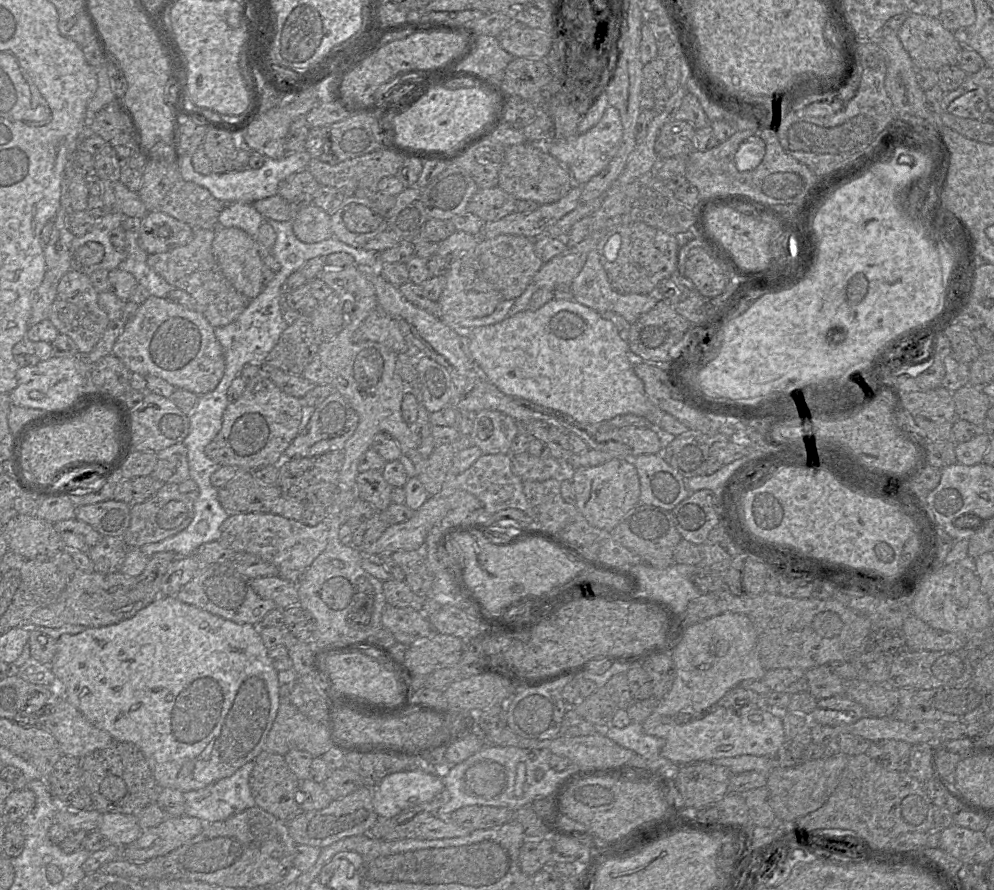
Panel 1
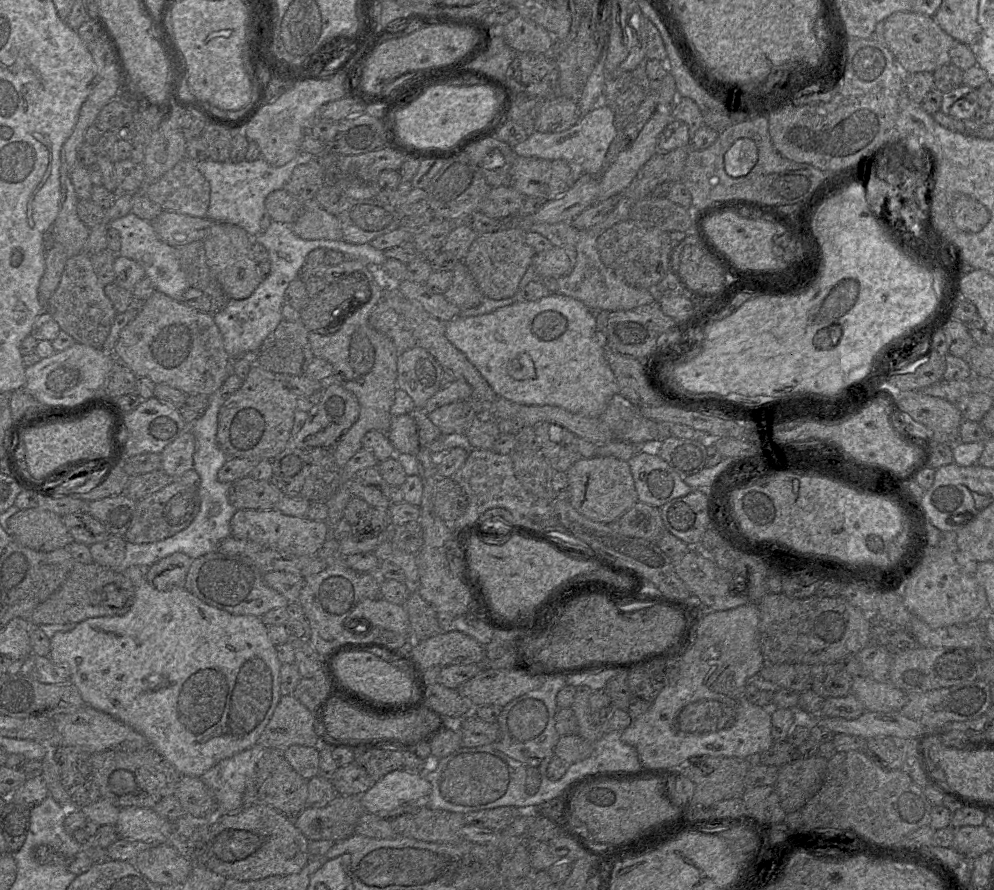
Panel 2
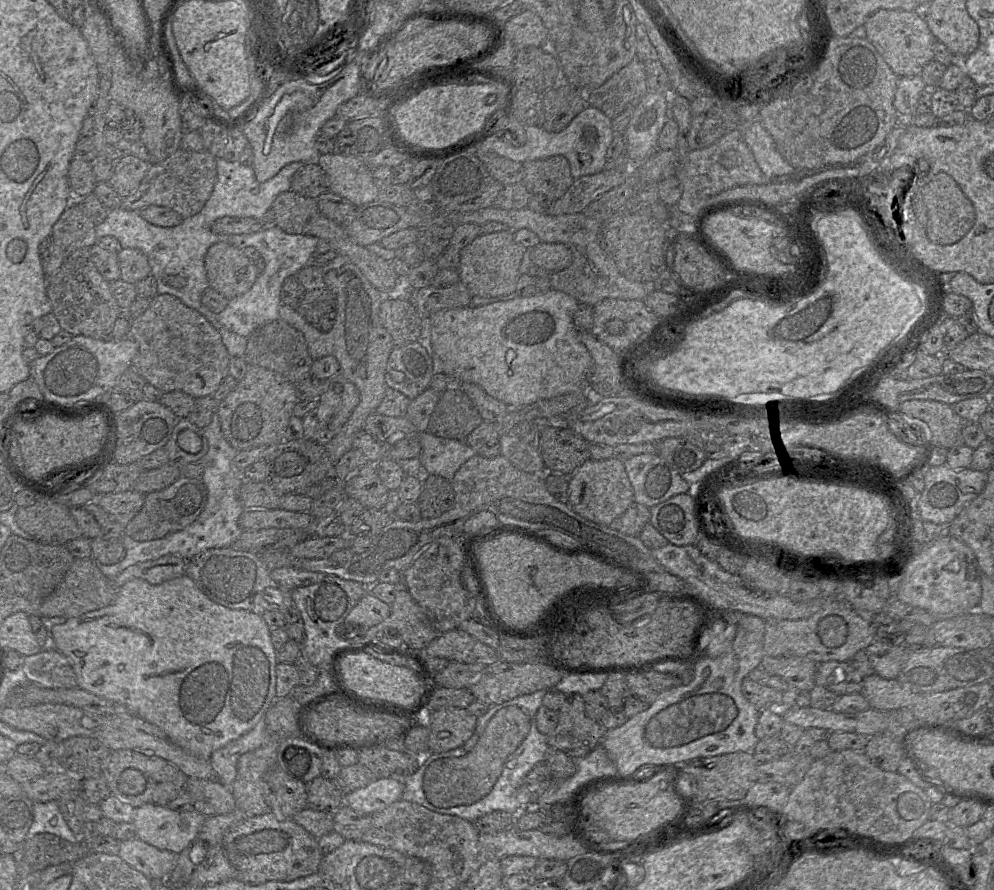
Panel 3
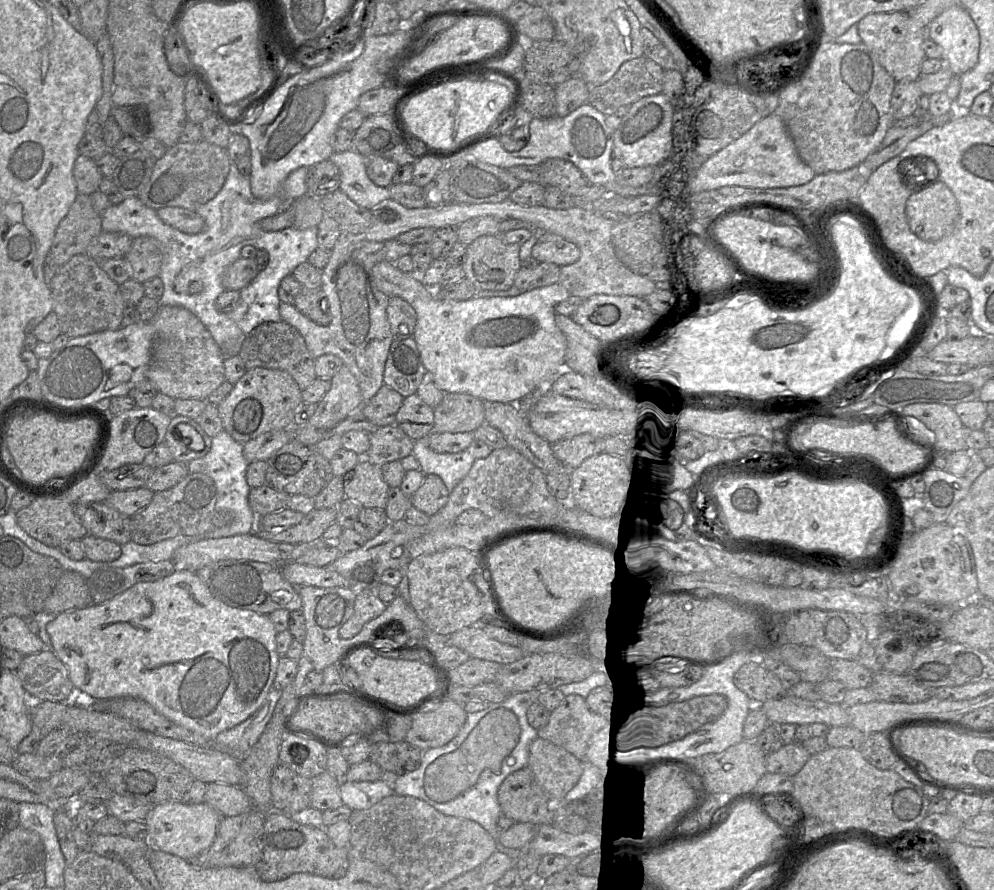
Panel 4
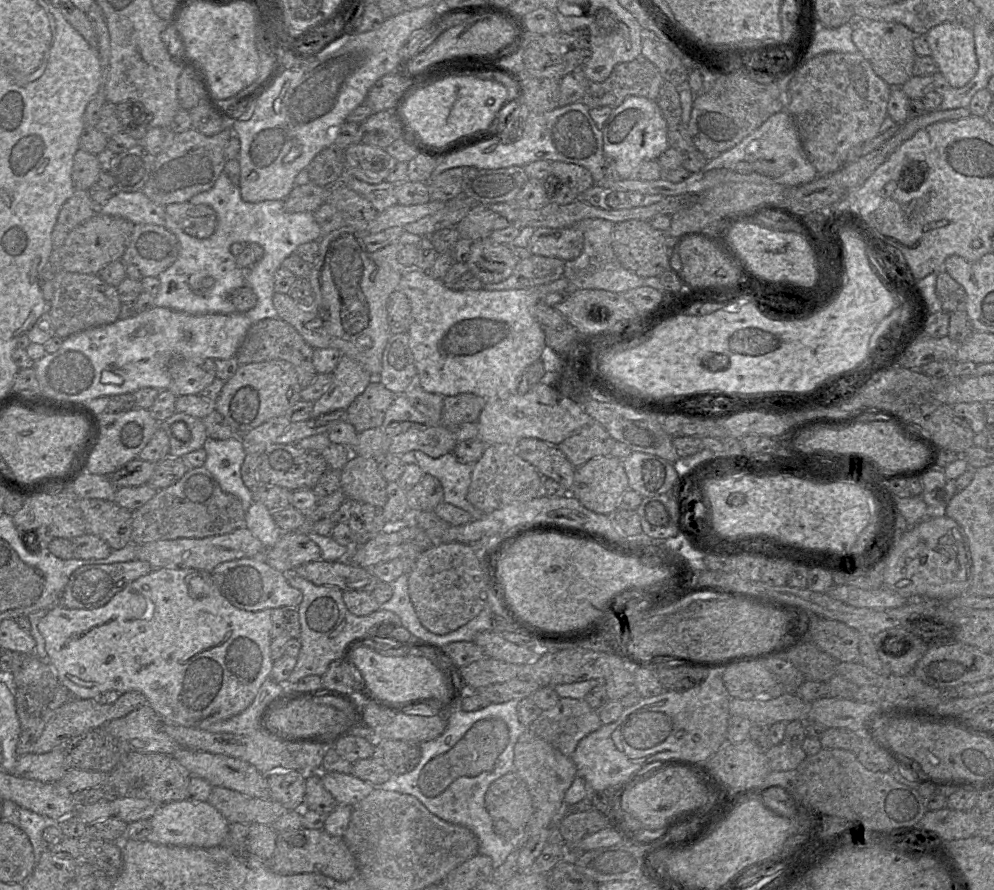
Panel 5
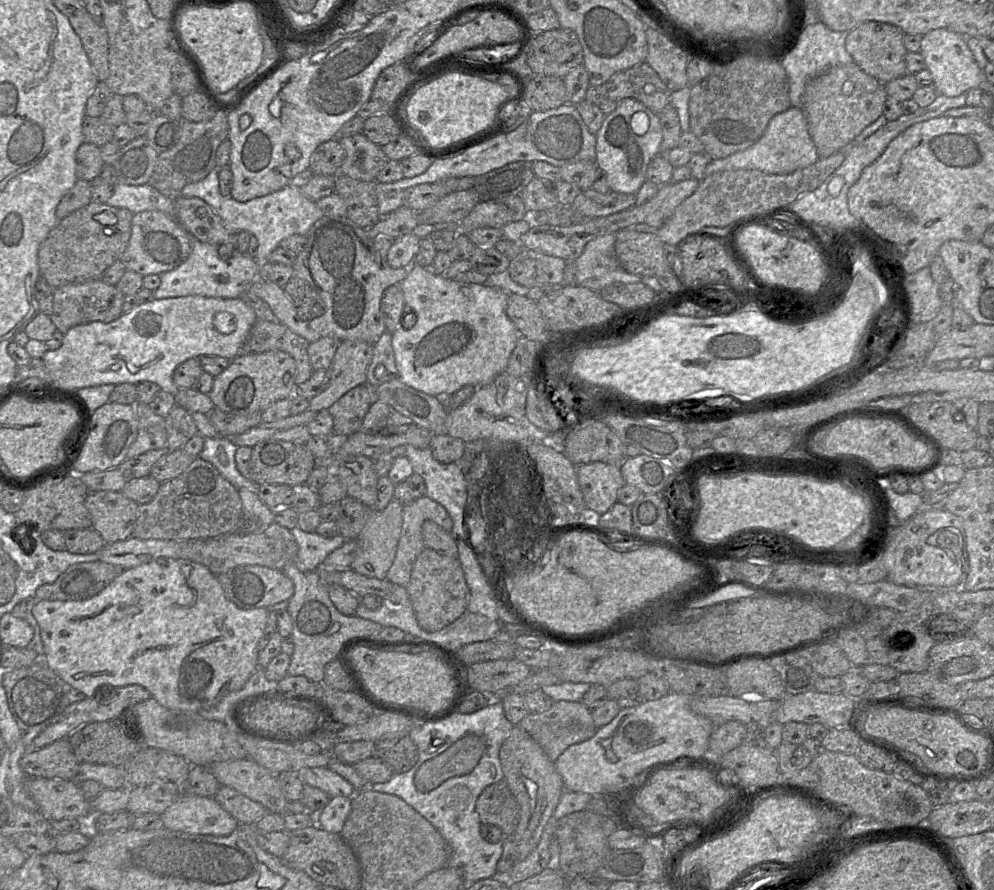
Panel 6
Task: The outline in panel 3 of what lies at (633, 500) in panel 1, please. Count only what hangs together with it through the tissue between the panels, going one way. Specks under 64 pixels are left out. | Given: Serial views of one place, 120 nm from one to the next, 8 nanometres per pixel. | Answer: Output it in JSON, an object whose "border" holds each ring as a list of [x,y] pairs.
{"border":[[[612,457],[604,460],[590,458],[569,476],[568,505],[574,512],[589,521],[609,526],[633,502],[633,488],[624,463],[619,458]]]}

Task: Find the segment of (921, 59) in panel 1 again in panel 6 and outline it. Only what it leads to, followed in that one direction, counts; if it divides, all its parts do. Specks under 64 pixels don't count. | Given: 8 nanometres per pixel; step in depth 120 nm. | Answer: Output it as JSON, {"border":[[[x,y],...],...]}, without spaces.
{"border":[[[868,21],[849,31],[845,49],[853,58],[854,63],[865,73],[886,84],[907,74],[905,55],[908,52],[904,46],[904,35],[902,30],[894,25]]]}

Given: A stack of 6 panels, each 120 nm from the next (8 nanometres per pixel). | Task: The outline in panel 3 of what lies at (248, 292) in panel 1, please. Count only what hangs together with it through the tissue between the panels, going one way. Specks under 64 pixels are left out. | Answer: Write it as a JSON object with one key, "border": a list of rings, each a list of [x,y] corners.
{"border":[[[224,241],[208,249],[205,268],[210,287],[229,300],[247,292],[259,275],[242,249]]]}

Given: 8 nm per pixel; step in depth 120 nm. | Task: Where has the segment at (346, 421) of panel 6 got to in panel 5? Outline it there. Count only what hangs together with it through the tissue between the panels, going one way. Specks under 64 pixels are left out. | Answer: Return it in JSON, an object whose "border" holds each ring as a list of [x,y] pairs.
{"border":[[[370,382],[346,409],[347,422],[359,433],[381,427],[385,413],[396,395],[381,382]]]}

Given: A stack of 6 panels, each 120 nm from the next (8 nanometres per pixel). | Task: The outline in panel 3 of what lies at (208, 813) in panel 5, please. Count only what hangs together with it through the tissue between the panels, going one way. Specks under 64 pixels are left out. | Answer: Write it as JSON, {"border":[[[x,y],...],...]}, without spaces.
{"border":[[[154,804],[134,810],[136,837],[161,850],[175,854],[183,851],[196,838],[205,816],[198,811],[177,811]]]}

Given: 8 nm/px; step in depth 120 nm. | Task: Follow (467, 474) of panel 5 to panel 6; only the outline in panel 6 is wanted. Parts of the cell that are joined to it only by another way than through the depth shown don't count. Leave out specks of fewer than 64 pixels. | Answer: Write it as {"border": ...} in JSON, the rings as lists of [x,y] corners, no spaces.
{"border":[[[412,445],[403,446],[406,446],[405,456],[410,461],[413,472],[420,475],[425,482],[425,496],[442,505],[450,515],[453,521],[451,534],[455,541],[462,540],[467,545],[474,545],[473,533],[465,518],[465,505],[468,500],[468,481],[463,472],[461,462],[440,463],[434,458],[429,448],[419,449]]]}

